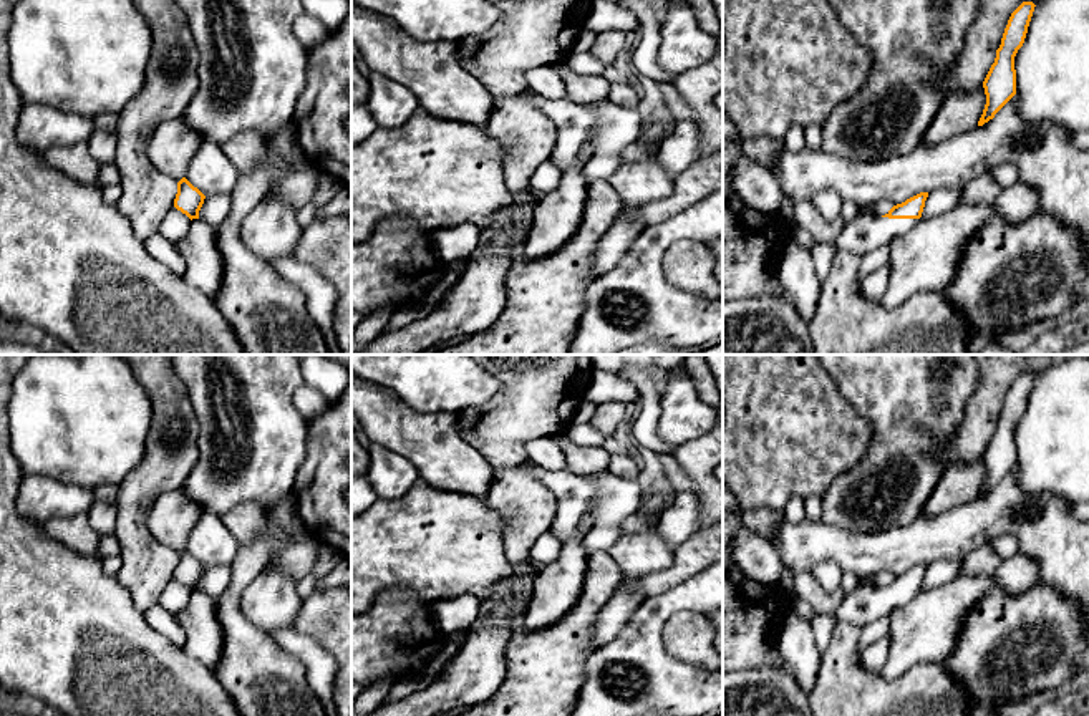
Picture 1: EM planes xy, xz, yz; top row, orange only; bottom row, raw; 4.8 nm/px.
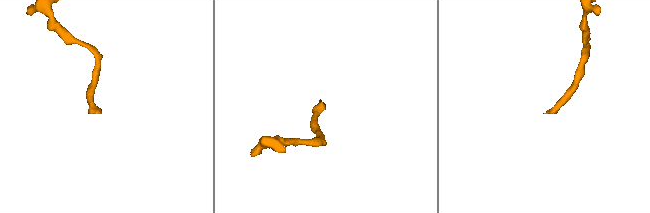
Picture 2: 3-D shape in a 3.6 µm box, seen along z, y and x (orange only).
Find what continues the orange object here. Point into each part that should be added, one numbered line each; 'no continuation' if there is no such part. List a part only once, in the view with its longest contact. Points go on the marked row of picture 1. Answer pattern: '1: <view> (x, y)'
1: yz (862, 234)

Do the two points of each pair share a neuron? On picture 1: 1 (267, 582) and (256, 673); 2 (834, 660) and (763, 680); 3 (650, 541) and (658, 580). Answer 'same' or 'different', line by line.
1: different
2: different
3: different

